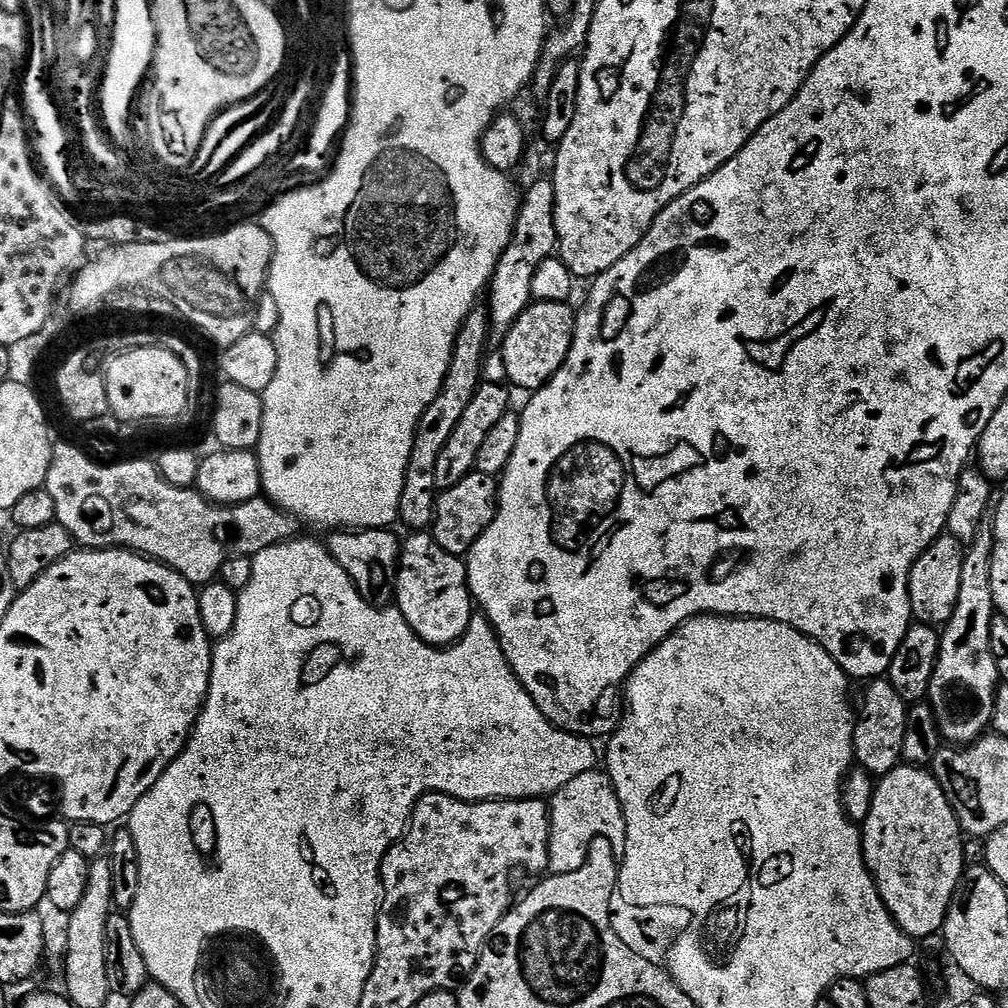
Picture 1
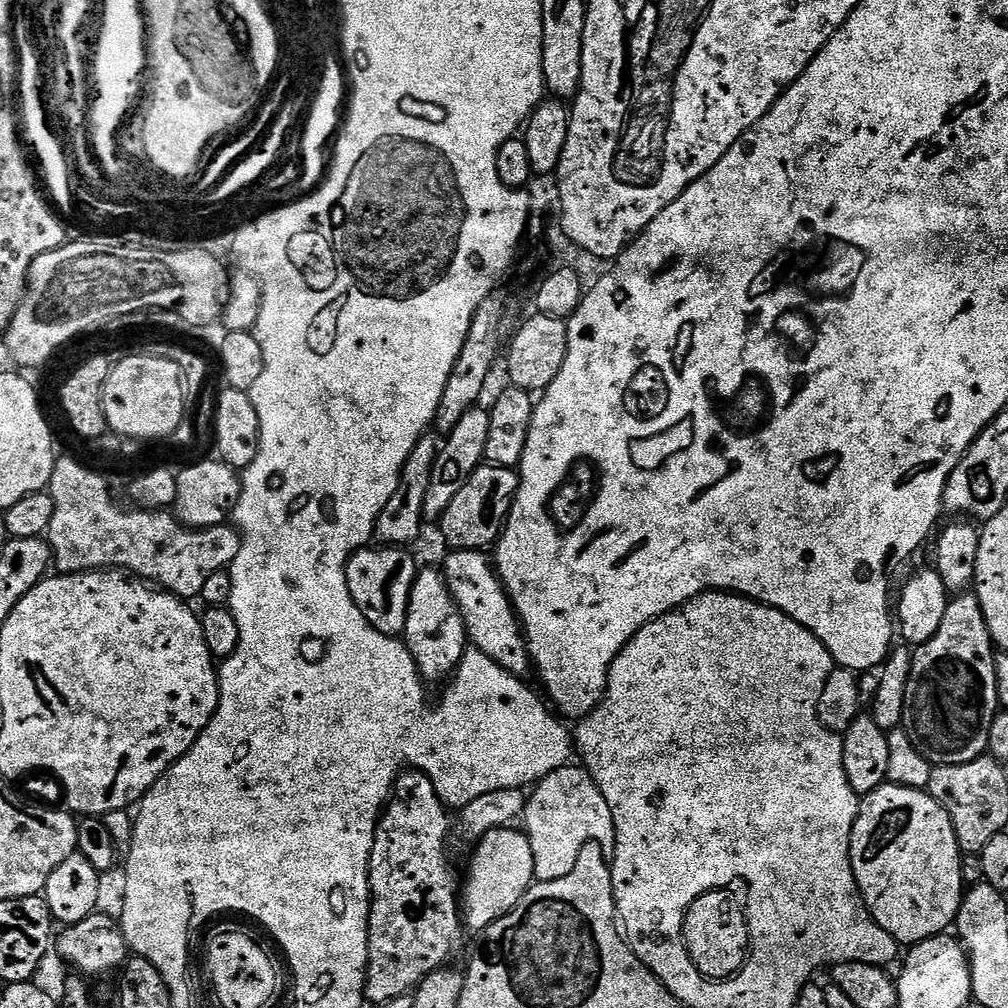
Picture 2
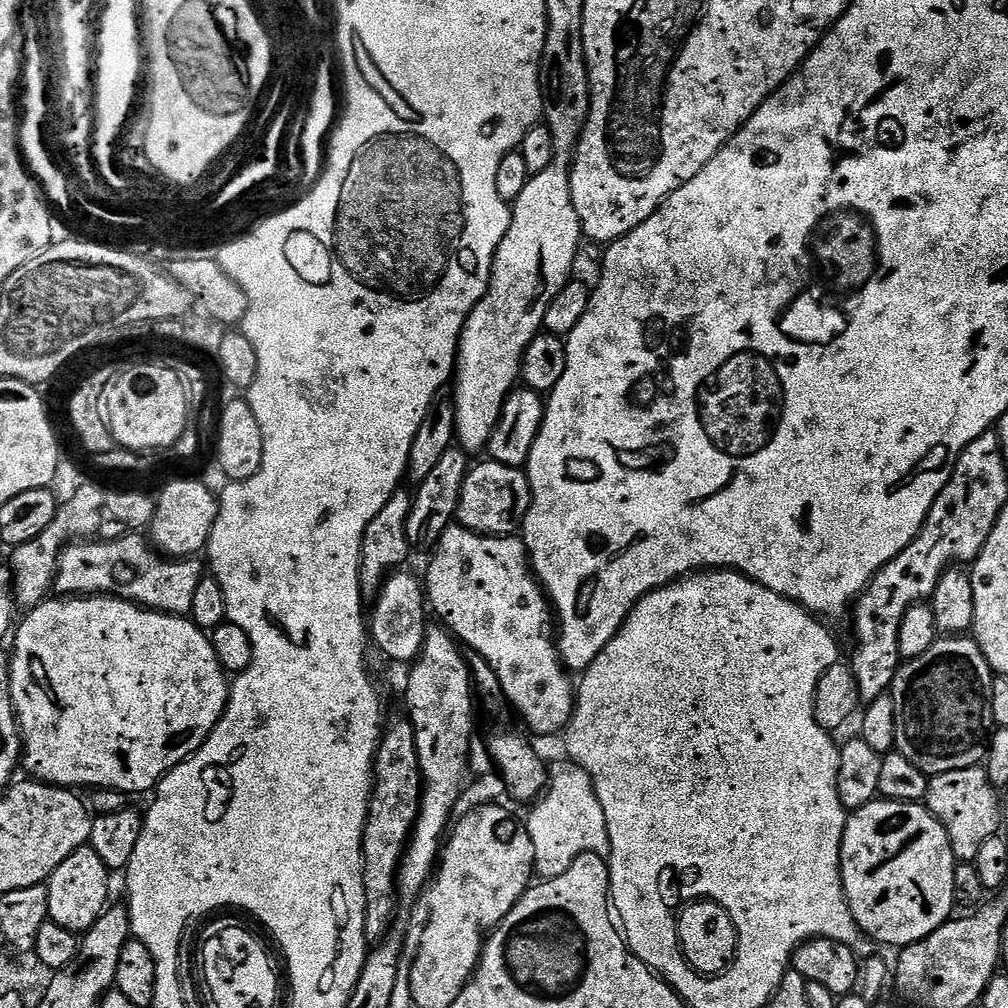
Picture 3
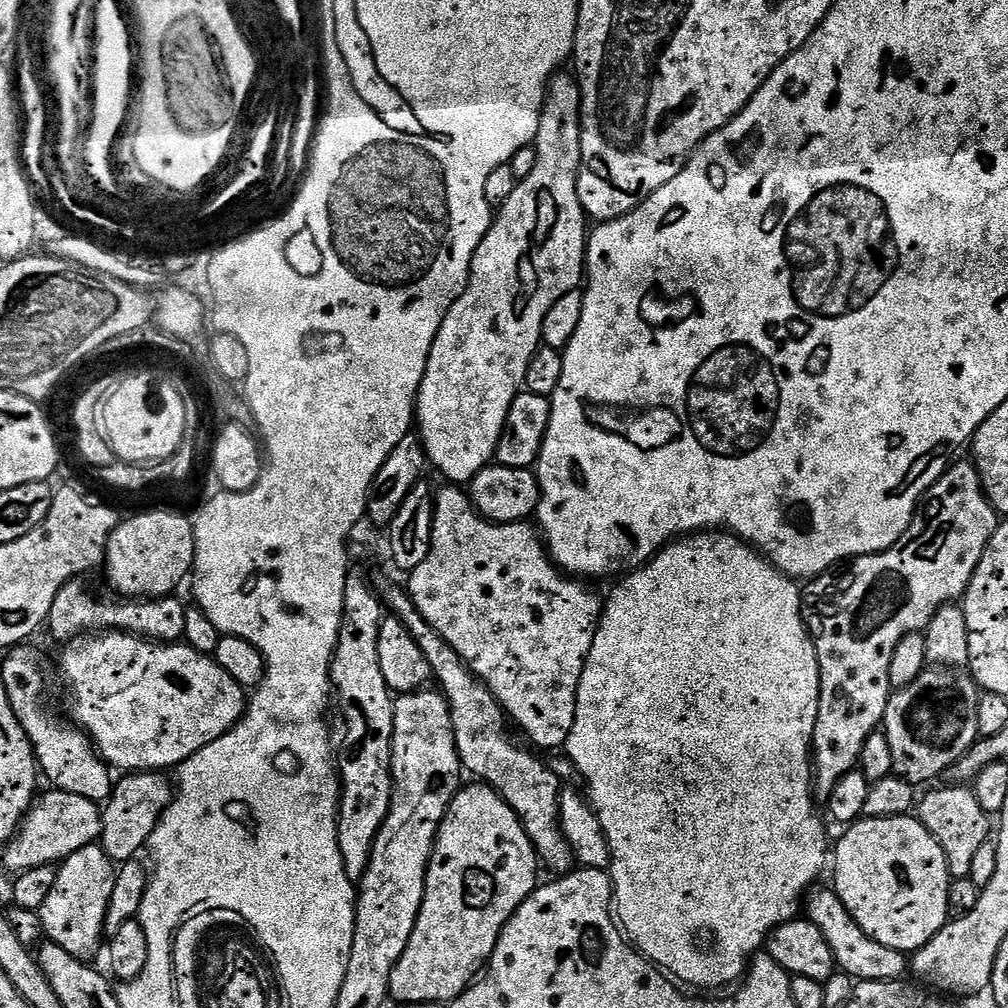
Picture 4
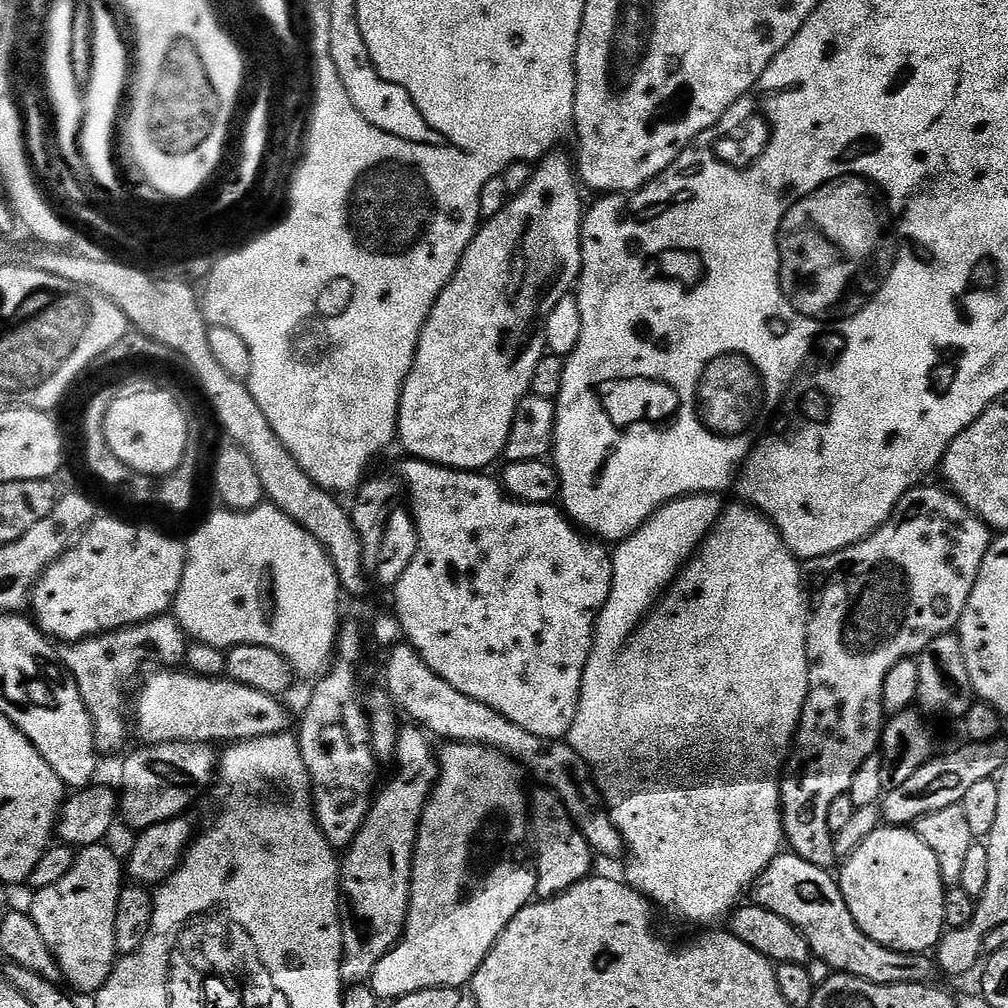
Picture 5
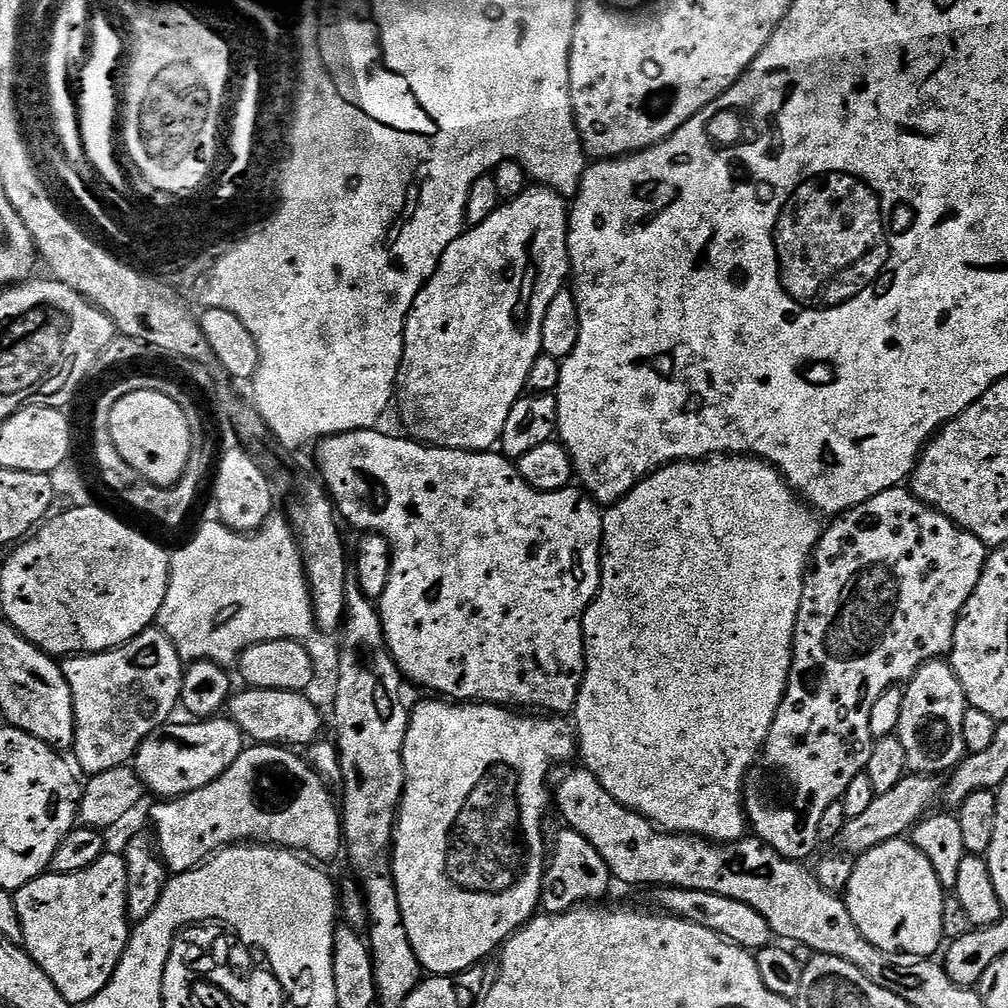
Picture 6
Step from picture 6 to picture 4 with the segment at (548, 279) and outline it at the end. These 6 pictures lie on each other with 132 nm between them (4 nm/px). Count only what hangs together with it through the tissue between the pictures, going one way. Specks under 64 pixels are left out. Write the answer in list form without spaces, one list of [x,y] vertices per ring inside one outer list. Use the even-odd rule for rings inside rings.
[[[571,71],[557,72],[548,83],[540,111],[538,134],[534,141],[534,170],[530,170],[528,177],[517,183],[514,194],[499,205],[491,230],[474,254],[468,285],[454,306],[450,306],[438,330],[438,338],[434,338],[434,346],[426,362],[426,374],[416,395],[414,424],[424,441],[431,467],[440,468],[441,474],[448,479],[445,481],[453,485],[467,485],[483,468],[493,463],[506,426],[506,414],[510,414],[514,398],[524,388],[530,358],[541,347],[542,322],[546,314],[550,314],[550,306],[554,306],[562,294],[577,291],[585,279],[589,229],[584,228],[586,213],[578,198],[582,158],[581,106],[580,81]]]

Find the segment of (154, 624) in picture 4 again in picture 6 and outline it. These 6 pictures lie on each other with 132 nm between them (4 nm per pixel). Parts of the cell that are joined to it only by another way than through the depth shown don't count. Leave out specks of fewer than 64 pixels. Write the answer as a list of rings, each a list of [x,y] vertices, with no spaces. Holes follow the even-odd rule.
[[[153,626],[138,634],[121,648],[111,648],[109,652],[93,652],[83,656],[65,659],[62,664],[66,682],[73,695],[73,726],[75,728],[75,767],[88,772],[89,777],[102,774],[106,770],[123,768],[135,757],[140,743],[150,734],[173,719],[172,711],[177,711],[180,691],[186,671],[185,661],[180,659],[176,647],[166,633]]]

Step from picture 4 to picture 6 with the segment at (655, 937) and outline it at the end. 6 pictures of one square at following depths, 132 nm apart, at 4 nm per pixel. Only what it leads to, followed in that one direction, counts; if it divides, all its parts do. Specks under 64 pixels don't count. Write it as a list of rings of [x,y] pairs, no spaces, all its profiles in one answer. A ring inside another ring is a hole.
[[[743,457],[709,458],[701,462],[678,462],[674,465],[668,465],[648,476],[631,495],[604,512],[604,550],[600,557],[600,588],[596,592],[596,597],[592,600],[592,605],[588,607],[584,615],[584,681],[580,687],[574,709],[574,717],[576,716],[574,731],[578,741],[579,759],[584,759],[581,760],[583,767],[592,772],[594,778],[598,778],[598,782],[622,807],[628,808],[631,812],[639,812],[653,826],[665,832],[685,836],[701,836],[704,840],[713,842],[737,842],[745,839],[744,793],[746,791],[746,781],[748,773],[752,771],[760,753],[764,750],[764,743],[770,734],[770,726],[774,726],[778,706],[788,689],[788,675],[792,669],[792,639],[796,633],[796,619],[802,602],[804,578],[809,571],[814,549],[819,545],[822,535],[822,524],[819,524],[816,519],[818,519],[817,513],[797,493],[792,491],[792,487],[780,475],[779,470],[773,468],[771,464],[764,463],[763,460]]]

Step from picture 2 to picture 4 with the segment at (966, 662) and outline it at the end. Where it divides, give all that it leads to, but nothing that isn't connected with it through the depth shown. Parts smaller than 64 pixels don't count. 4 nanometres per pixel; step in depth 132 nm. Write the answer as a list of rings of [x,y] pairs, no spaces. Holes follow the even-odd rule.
[[[943,666],[925,667],[924,672],[922,674],[918,674],[918,678],[914,678],[914,682],[910,682],[904,688],[895,689],[895,691],[893,691],[891,695],[889,695],[888,697],[888,705],[886,706],[886,714],[884,715],[884,722],[882,725],[882,730],[884,731],[884,733],[886,734],[886,738],[890,742],[890,754],[894,754],[894,766],[892,767],[893,773],[895,773],[895,775],[900,776],[904,780],[909,780],[910,783],[917,785],[917,786],[927,785],[929,782],[932,782],[932,781],[927,782],[927,780],[932,780],[935,778],[935,776],[943,777],[945,773],[947,773],[948,768],[950,766],[954,766],[954,762],[958,762],[958,758],[962,758],[962,754],[966,754],[968,751],[971,750],[971,748],[973,748],[973,746],[976,744],[978,737],[980,736],[980,731],[978,730],[978,702],[980,701],[981,691],[982,689],[980,685],[976,683],[976,680],[975,678],[973,678],[971,672],[965,670],[964,668],[946,668]]]

